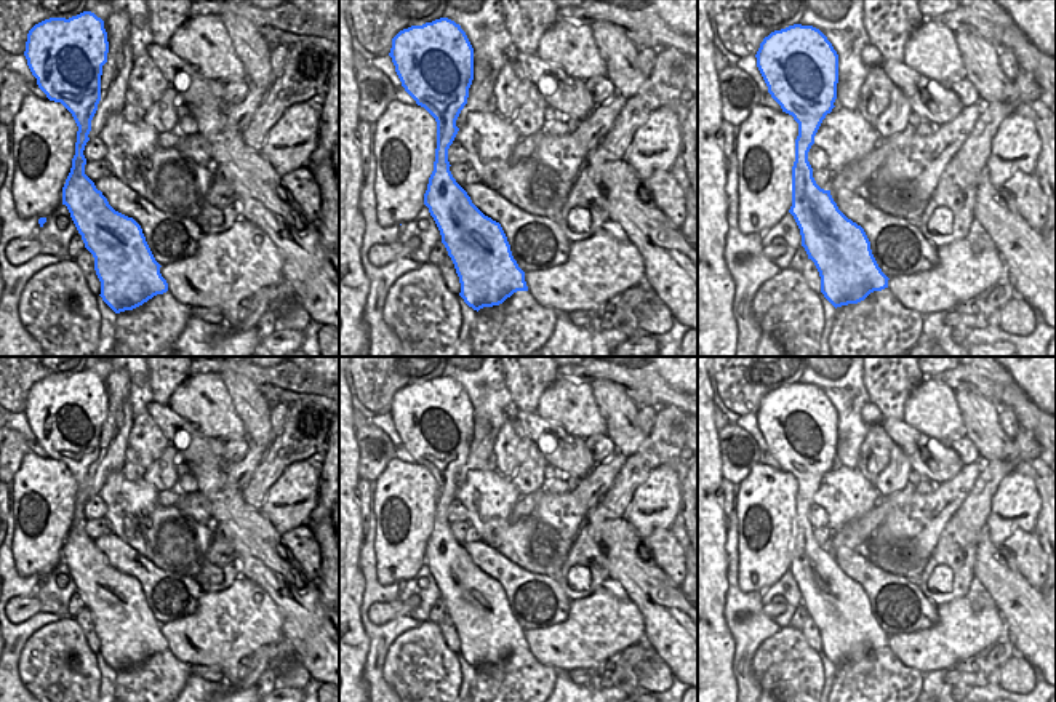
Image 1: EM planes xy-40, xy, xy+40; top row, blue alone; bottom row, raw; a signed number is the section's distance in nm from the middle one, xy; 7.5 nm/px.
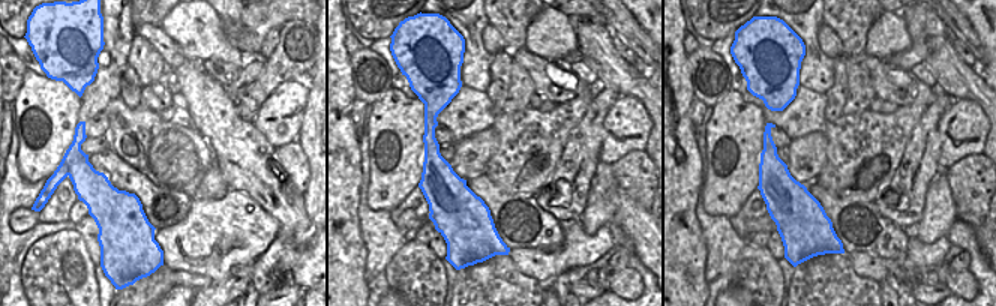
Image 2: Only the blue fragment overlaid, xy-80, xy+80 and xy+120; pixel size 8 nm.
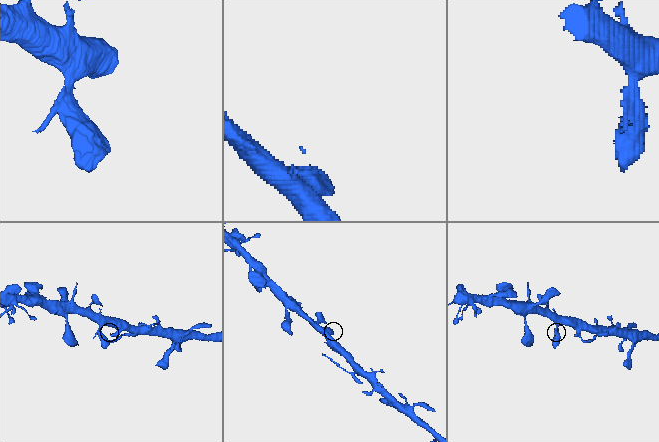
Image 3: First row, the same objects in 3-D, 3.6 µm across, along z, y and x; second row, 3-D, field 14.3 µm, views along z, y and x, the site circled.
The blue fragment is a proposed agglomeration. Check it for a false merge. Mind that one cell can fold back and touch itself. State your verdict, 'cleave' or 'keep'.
keep

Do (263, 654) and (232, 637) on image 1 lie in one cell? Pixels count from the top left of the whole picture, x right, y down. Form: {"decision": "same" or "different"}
{"decision": "different"}

